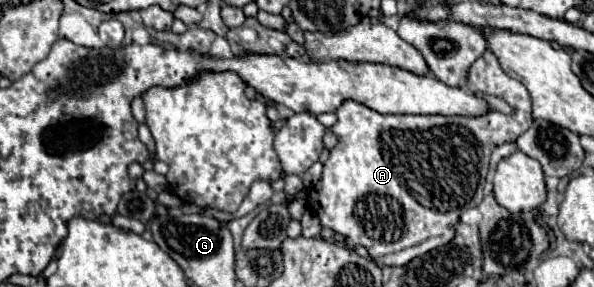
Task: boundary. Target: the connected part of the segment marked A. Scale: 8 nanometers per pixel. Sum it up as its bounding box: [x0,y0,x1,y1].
[307,49,533,267]

